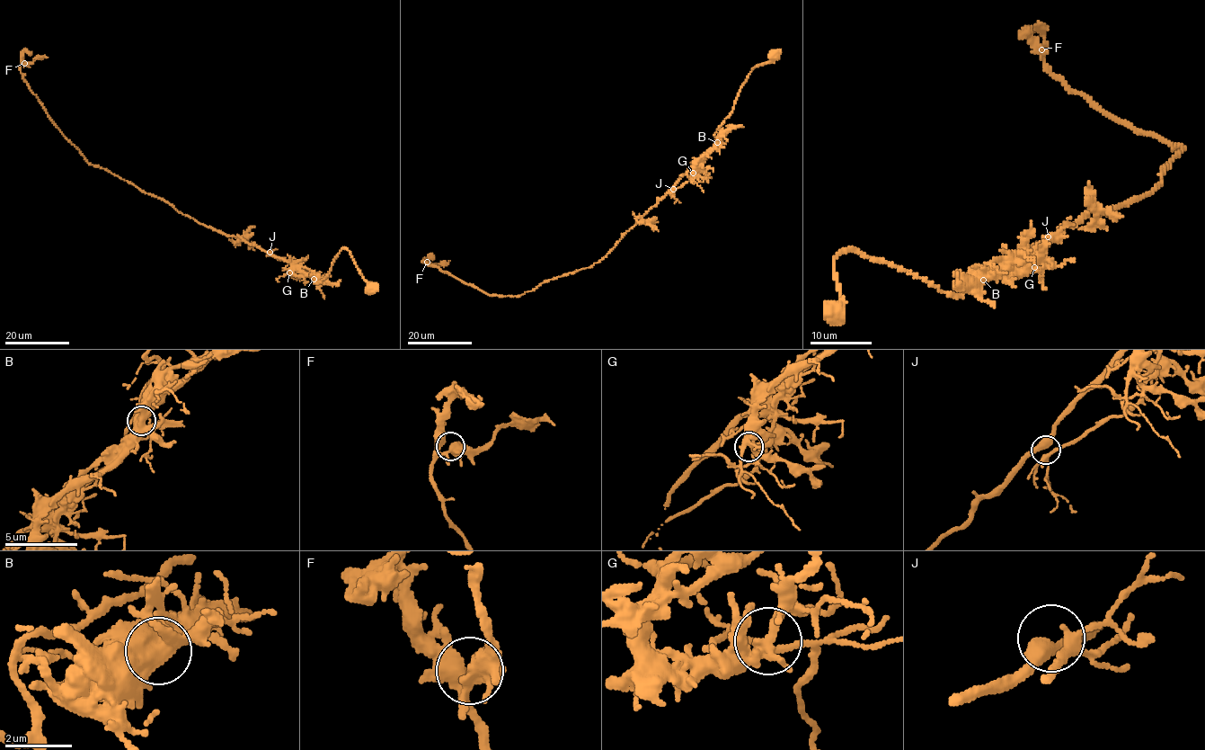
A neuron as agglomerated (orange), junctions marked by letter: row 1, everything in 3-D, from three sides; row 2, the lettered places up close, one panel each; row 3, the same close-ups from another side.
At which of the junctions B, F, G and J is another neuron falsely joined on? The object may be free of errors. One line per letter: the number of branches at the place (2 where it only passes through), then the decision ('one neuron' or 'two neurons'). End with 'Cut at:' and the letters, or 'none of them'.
B: 4 branches meet; two neurons
F: 4 branches meet; one neuron
G: 5 branches meet; one neuron
J: 3 branches meet; one neuron
Cut at: B

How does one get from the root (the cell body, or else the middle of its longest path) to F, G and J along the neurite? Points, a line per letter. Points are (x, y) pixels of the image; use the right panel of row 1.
F: (833, 314), (833, 257), (848, 250), (958, 297), (1087, 211), (1161, 184), (1182, 147), (1069, 89), (1041, 49)
G: (833, 314), (841, 300), (833, 257), (848, 250), (958, 297), (959, 286), (1034, 267)
J: (833, 314), (839, 311), (841, 300), (833, 257), (848, 250), (915, 273), (958, 297), (959, 286), (1048, 236)

